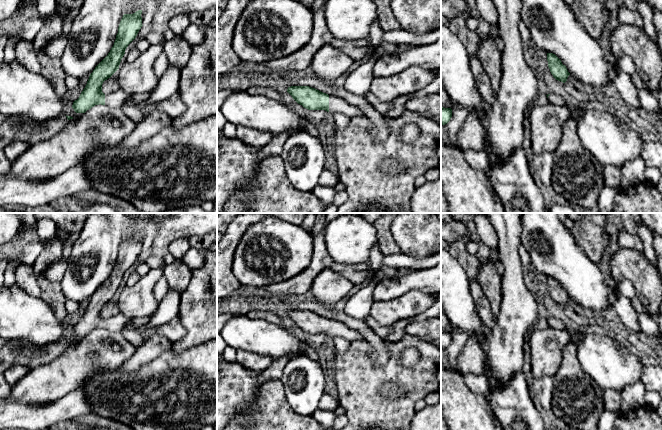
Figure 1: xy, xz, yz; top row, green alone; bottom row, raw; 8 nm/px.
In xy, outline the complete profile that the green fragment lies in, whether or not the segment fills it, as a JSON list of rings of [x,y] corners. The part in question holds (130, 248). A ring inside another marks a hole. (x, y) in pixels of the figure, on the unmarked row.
[[[142,234],[133,238],[124,238],[113,271],[108,279],[95,291],[79,322],[73,326],[76,337],[85,337],[95,329],[121,332],[130,319],[118,312],[110,318],[102,316],[102,308],[118,293],[128,269],[136,262],[142,249]]]

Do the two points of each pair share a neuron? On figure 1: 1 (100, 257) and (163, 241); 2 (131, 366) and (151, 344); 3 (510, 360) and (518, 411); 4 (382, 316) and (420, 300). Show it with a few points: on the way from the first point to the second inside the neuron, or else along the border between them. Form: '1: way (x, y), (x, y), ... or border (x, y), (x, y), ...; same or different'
1: border (158, 223), (158, 232), (151, 247); different
2: way (136, 361), (148, 349); same
3: border (520, 369), (502, 383), (499, 383), (490, 372); different
4: way (391, 311), (411, 303); same

